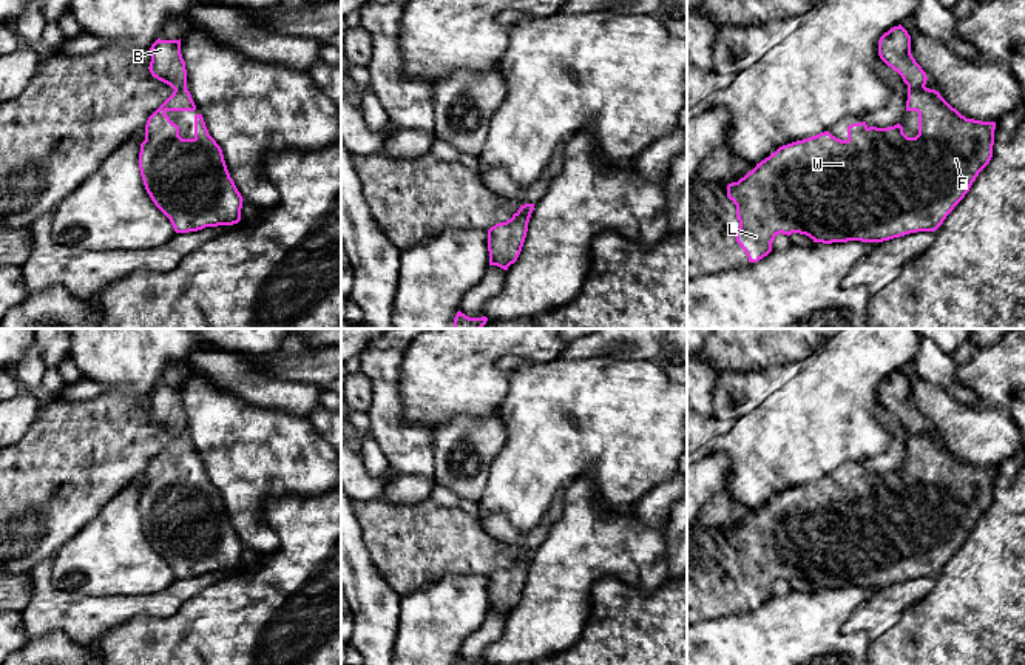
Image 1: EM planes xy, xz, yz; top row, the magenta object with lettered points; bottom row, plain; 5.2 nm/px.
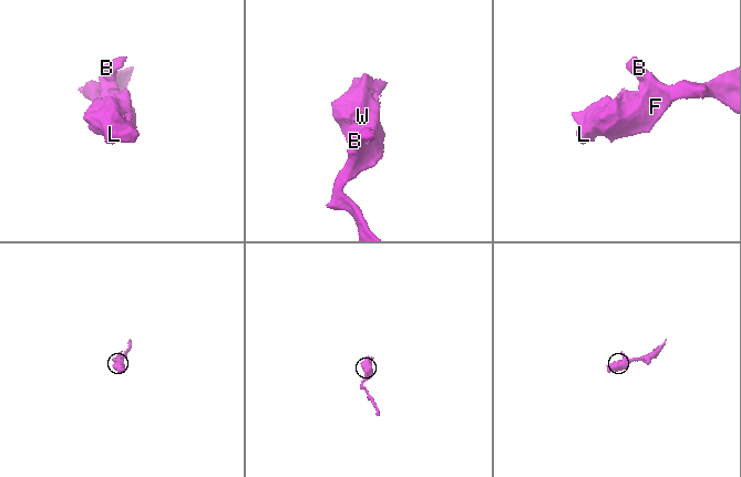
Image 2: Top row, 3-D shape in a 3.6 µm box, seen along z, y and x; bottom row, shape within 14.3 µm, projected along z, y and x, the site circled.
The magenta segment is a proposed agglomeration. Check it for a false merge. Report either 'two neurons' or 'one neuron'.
two neurons

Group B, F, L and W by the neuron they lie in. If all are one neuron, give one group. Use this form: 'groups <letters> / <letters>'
groups B / F L W

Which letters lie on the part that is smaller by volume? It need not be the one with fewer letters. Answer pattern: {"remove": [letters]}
{"remove": ["B"]}

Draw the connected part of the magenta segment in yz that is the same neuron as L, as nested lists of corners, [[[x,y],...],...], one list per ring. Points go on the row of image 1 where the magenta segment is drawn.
[[[926,86],[908,89],[906,111],[918,113],[918,134],[915,137],[908,137],[900,123],[888,128],[877,128],[868,127],[866,122],[858,122],[847,127],[846,140],[837,139],[829,131],[824,131],[817,136],[783,145],[769,157],[756,164],[756,167],[738,182],[729,184],[727,197],[736,205],[736,218],[739,221],[739,230],[735,233],[735,238],[746,251],[749,262],[758,262],[767,256],[772,251],[775,236],[780,233],[787,236],[792,233],[800,233],[809,236],[814,242],[832,244],[847,241],[883,242],[909,233],[935,231],[969,191],[979,173],[989,164],[993,157],[996,122],[966,119],[956,108],[952,108],[939,91]]]

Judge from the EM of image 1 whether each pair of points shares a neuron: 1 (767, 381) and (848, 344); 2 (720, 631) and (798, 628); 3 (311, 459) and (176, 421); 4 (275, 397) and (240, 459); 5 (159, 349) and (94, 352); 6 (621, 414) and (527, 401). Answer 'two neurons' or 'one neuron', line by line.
1: two neurons
2: one neuron
3: two neurons
4: two neurons
5: one neuron
6: one neuron

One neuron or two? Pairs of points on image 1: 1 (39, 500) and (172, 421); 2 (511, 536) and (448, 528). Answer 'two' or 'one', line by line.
1: one
2: two

